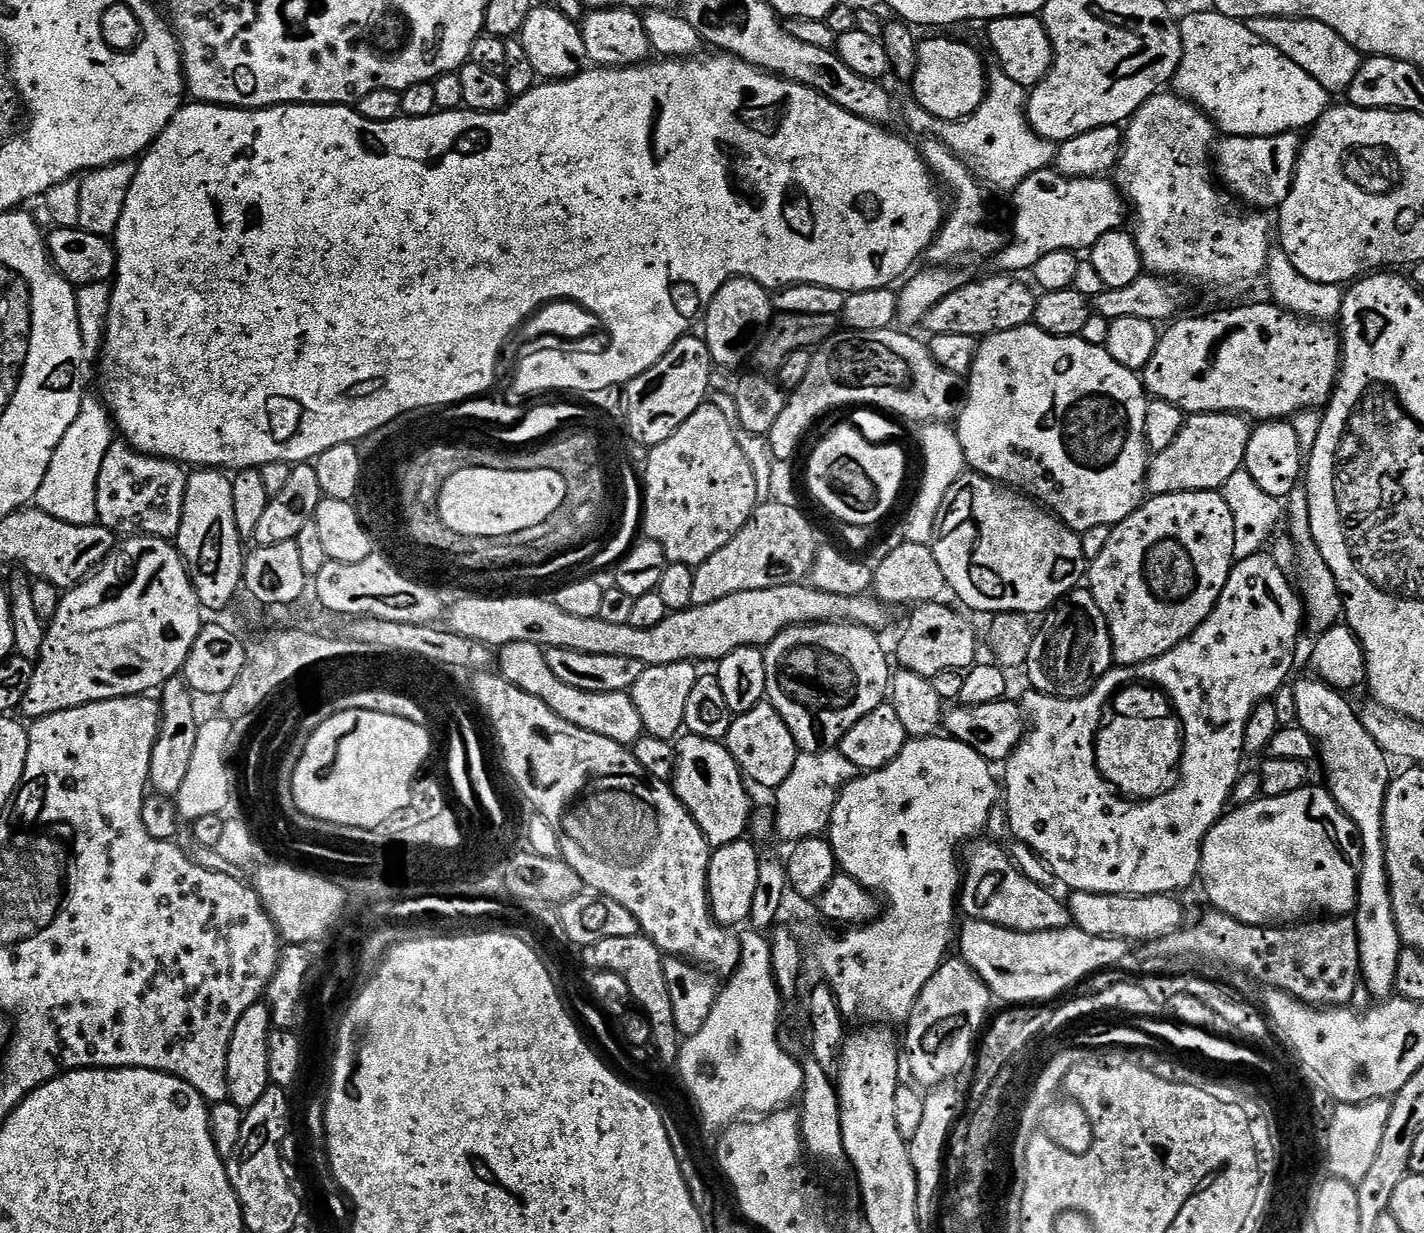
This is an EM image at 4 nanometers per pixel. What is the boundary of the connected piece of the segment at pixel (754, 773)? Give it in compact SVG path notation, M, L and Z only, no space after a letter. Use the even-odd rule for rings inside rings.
M761 702L754 710L739 713L726 737L726 747L737 766L753 785L776 790L794 770L798 749L786 722L773 704Z

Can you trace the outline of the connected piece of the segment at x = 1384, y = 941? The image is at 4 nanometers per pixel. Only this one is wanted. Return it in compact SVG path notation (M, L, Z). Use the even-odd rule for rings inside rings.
M1307 675L1292 684L1296 724L1312 741L1318 742L1318 760L1324 763L1324 772L1328 775L1326 787L1336 805L1354 822L1360 835L1360 881L1354 909L1360 975L1363 987L1372 998L1388 998L1396 992L1398 958L1402 951L1384 845L1384 803L1394 775L1393 765L1378 742L1370 738L1366 726L1362 726L1359 711L1355 707L1352 709L1351 702L1344 697L1347 695L1317 680L1315 675Z

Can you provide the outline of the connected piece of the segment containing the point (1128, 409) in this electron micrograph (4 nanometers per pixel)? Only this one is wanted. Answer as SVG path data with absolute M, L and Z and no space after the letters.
M1035 323L1024 324L1014 330L1002 330L993 336L983 337L976 349L973 366L966 376L966 399L961 408L954 427L962 442L964 463L973 473L980 473L987 479L995 480L1001 485L1017 490L1032 500L1039 502L1044 508L1072 531L1083 534L1094 530L1094 526L1112 528L1121 524L1134 510L1140 507L1146 496L1144 478L1148 475L1150 449L1146 438L1146 410L1149 397L1146 395L1143 379L1126 366L1114 362L1110 358L1107 347L1099 348L1079 338L1065 338L1046 334L1036 327Z

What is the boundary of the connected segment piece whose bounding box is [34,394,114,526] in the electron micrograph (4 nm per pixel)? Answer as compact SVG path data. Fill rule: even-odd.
M85 395L78 410L78 418L70 422L70 430L62 434L62 442L58 442L54 458L50 458L50 470L46 470L42 486L38 486L35 507L62 522L78 526L97 523L98 470L102 470L102 458L106 458L106 450L110 450L112 443L114 443L114 421L108 407L104 405L99 395Z

